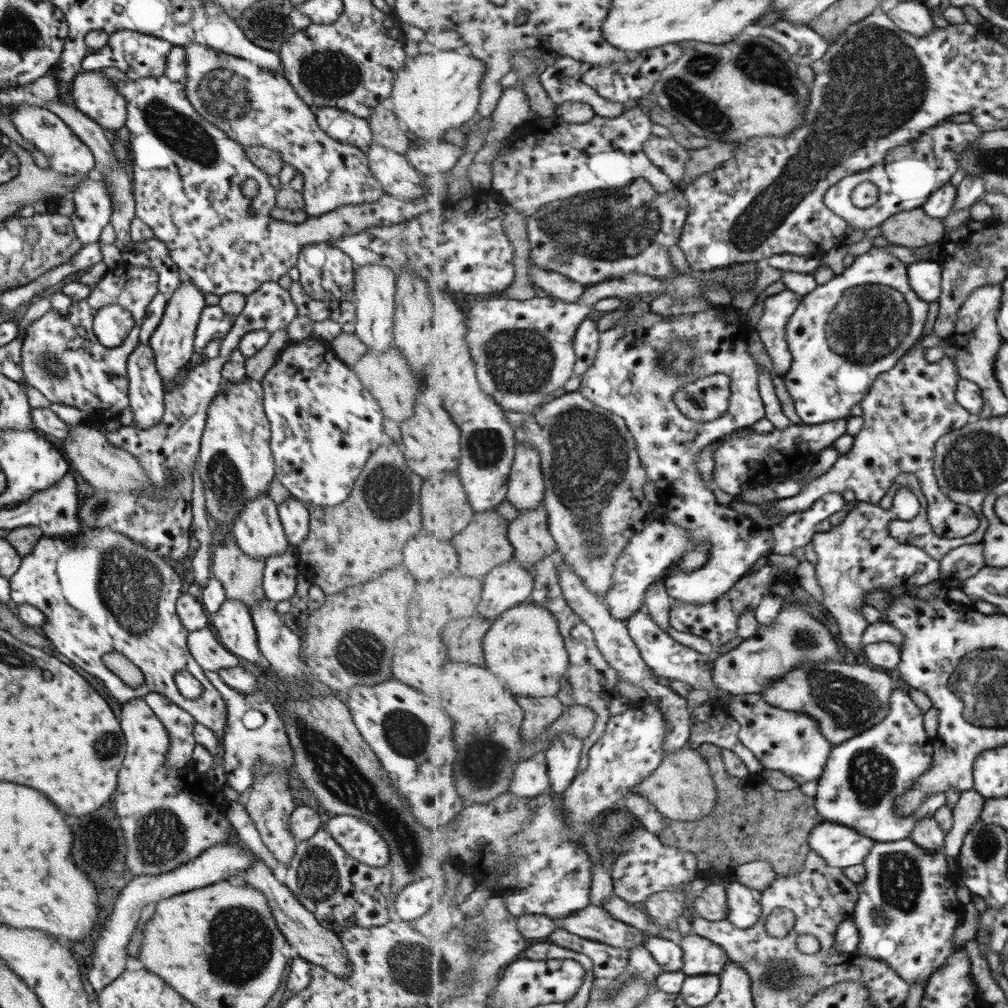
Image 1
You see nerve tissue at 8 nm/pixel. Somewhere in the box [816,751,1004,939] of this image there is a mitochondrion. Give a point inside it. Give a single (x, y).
(899, 875)

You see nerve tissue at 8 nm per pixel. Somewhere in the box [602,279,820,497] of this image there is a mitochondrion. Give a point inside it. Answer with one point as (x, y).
(674, 357)

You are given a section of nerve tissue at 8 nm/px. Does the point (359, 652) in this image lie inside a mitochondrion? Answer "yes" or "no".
yes

